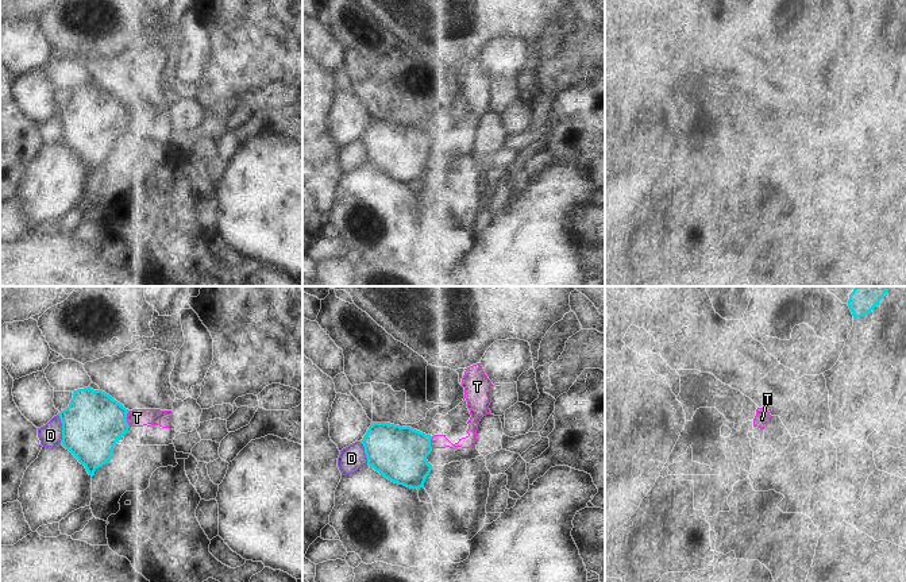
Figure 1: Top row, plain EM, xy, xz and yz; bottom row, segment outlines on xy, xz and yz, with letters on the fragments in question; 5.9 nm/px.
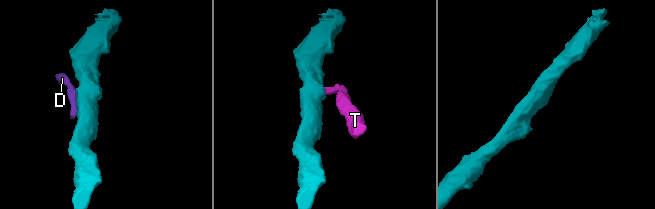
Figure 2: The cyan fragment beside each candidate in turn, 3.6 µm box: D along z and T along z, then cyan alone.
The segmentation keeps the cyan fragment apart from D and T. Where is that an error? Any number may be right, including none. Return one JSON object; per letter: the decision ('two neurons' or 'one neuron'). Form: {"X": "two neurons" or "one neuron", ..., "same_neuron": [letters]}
{"D": "two neurons", "T": "two neurons", "same_neuron": []}

